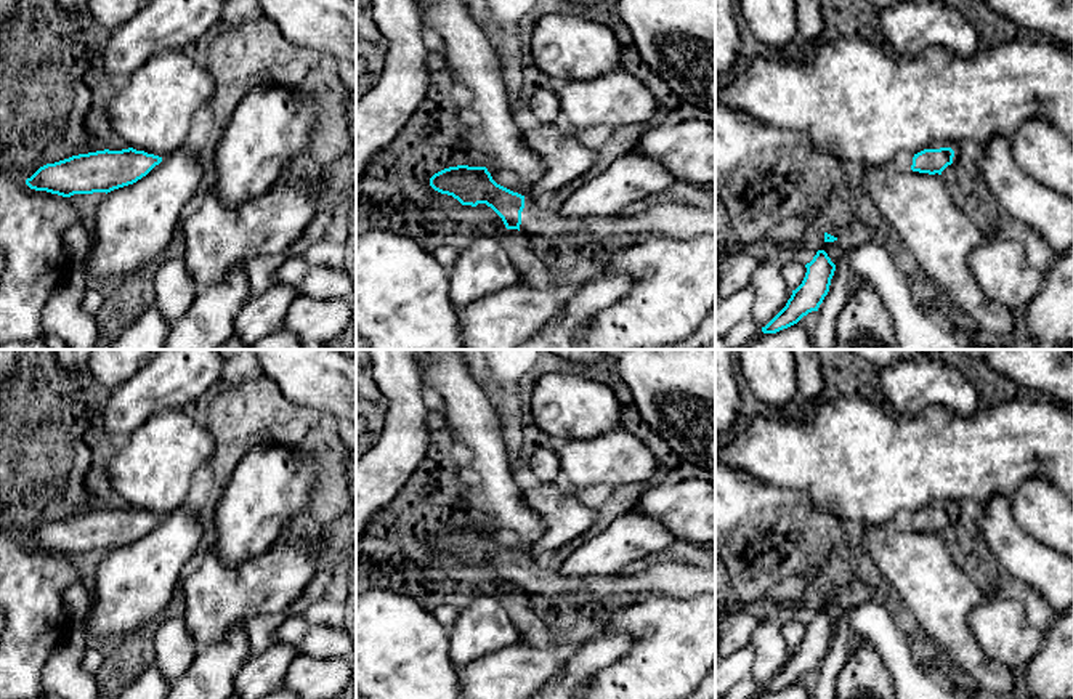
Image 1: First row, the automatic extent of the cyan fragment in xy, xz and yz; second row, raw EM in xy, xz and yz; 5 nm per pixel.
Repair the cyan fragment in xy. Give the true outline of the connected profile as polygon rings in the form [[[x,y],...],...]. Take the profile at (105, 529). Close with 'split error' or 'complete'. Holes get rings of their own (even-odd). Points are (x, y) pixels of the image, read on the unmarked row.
[[[96,510],[40,526],[26,543],[63,556],[111,552],[146,535],[162,516],[136,510]]]; complete

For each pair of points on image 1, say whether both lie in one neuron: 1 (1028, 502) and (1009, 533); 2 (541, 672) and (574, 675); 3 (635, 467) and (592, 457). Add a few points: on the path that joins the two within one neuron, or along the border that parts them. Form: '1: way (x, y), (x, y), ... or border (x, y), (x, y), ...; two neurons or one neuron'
1: border (1011, 499), (1012, 518), (1044, 545); two neurons
2: border (583, 643), (565, 667), (549, 682); two neurons
3: way (624, 460), (603, 459); one neuron

